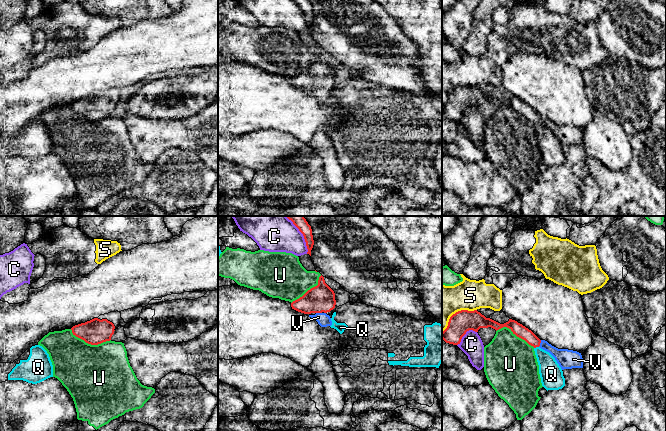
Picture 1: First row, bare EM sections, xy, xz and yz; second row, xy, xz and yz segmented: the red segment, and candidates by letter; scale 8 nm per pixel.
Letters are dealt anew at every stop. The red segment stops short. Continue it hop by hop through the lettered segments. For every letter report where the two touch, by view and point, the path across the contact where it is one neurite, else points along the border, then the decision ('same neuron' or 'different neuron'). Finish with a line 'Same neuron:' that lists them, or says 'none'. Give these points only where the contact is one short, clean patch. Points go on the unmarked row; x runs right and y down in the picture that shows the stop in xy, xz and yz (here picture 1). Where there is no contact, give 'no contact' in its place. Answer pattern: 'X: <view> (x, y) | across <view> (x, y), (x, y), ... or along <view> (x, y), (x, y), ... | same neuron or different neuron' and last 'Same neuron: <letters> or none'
C: xz (304, 14) | different neuron
Q: yz (536, 122) | different neuron
S: yz (456, 88) | different neuron
U: xy (90, 119) | different neuron
V: yz (540, 118) | across yz (519, 106), (534, 117), (540, 118), (566, 135) | same neuron
Same neuron: V

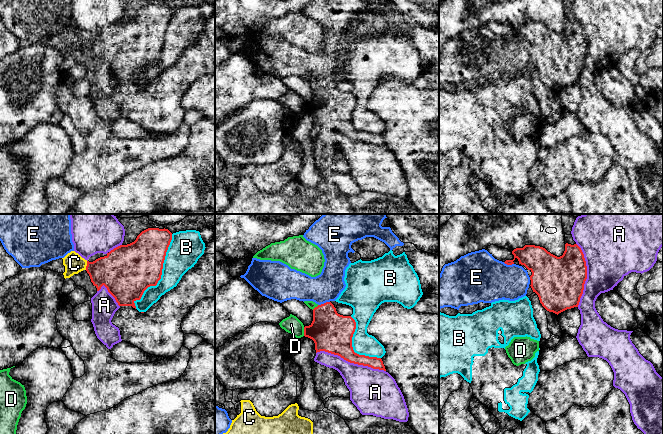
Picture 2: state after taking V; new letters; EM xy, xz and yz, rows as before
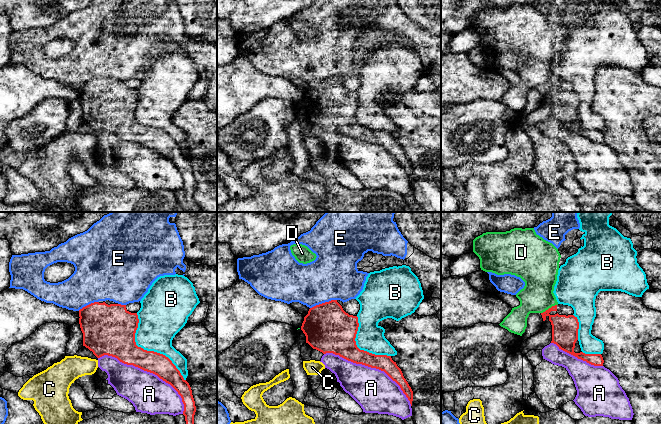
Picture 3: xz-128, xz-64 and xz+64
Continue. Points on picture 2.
A: xz (351, 138) | different neuron
B: xy (161, 50) | different neuron
C: xy (87, 41) | along xy (87, 37), (85, 45) | different neuron
D: xz (304, 107) | different neuron
E: xz (323, 80) | different neuron
Same neuron: none

